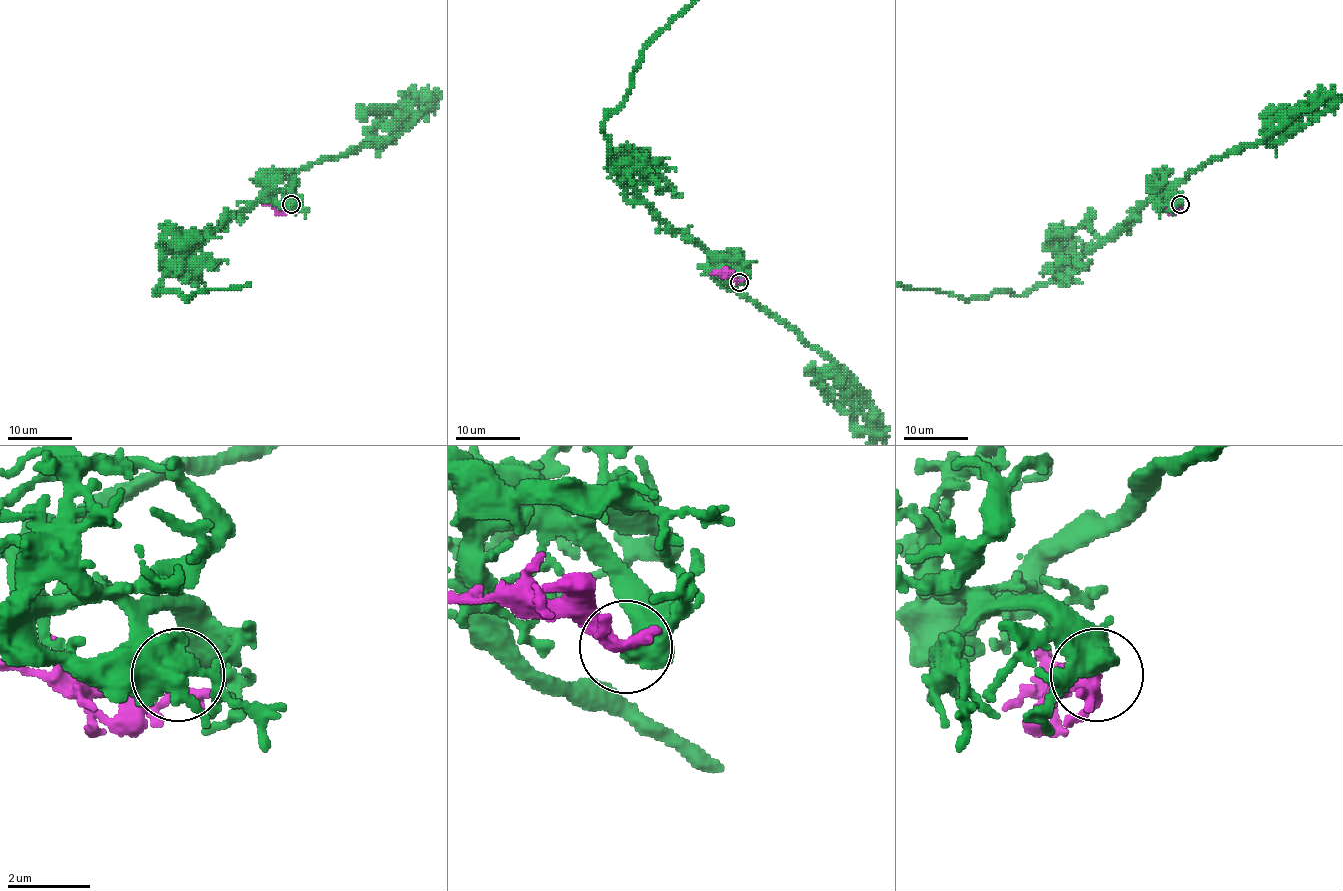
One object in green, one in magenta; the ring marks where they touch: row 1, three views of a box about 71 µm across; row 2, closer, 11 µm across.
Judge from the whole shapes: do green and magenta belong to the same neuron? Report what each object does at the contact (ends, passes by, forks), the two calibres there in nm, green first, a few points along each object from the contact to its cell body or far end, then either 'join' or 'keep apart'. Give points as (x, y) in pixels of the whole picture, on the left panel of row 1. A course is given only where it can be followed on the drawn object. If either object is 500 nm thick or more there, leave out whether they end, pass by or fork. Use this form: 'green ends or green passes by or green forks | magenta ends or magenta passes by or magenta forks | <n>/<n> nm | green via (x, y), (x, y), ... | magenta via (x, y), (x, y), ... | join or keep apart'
500/300 nm | join

